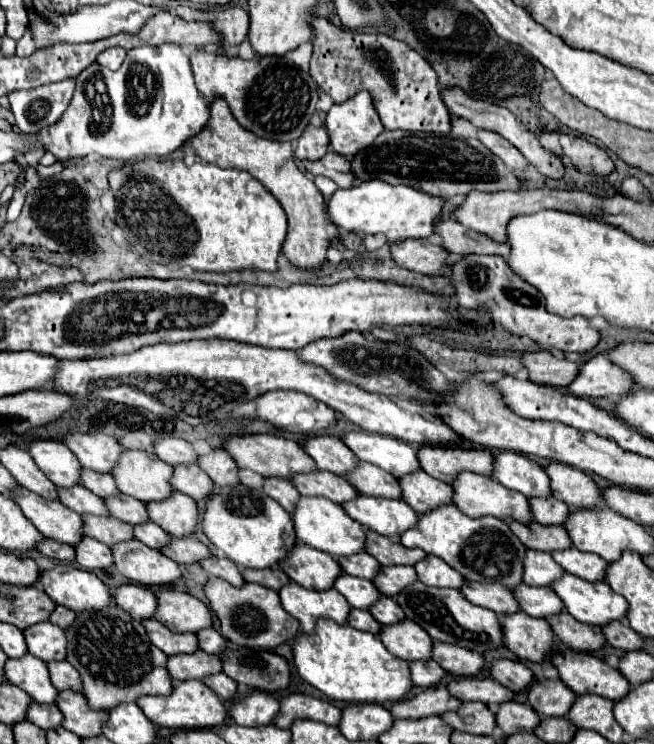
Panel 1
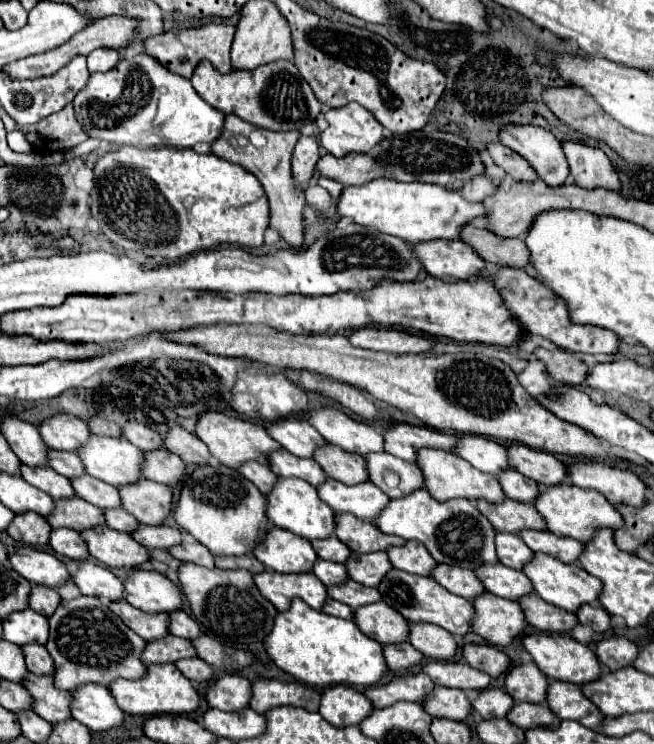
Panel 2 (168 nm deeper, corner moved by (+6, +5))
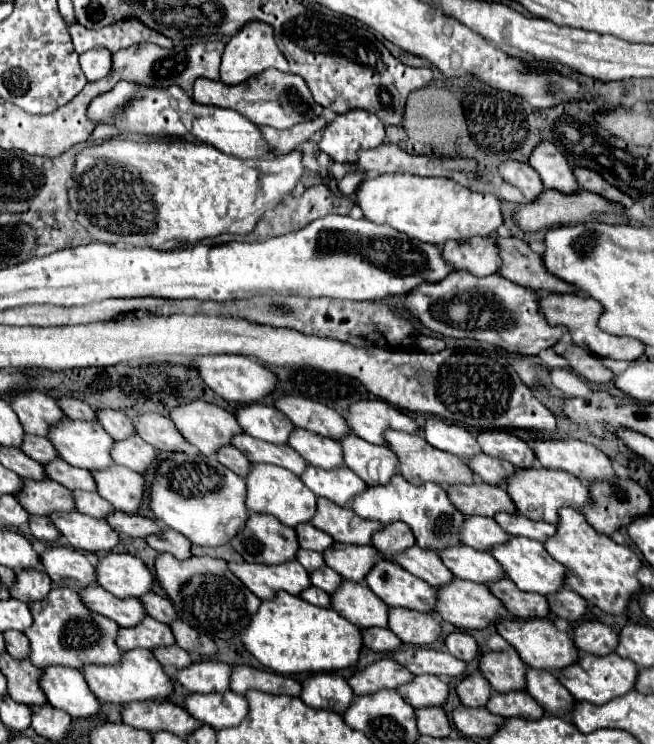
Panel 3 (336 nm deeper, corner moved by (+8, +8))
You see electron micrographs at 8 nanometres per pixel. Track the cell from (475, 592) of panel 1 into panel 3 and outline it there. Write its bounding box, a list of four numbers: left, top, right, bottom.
[393,544,453,588]

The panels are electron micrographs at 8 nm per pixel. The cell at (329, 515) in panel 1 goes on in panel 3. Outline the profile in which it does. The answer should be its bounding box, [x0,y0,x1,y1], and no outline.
[245,464,317,528]

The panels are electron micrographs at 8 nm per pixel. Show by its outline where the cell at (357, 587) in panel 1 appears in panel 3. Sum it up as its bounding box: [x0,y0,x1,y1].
[297,550,325,572]

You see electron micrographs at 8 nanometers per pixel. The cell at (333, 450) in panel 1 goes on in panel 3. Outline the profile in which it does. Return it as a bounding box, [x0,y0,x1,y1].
[233,402,295,444]

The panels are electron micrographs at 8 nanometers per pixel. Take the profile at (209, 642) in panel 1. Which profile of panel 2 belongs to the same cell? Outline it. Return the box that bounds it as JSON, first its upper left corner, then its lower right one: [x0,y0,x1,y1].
[169,611,201,641]

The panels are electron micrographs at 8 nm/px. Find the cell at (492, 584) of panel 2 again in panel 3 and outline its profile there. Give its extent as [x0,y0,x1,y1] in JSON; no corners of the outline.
[437,546,505,584]

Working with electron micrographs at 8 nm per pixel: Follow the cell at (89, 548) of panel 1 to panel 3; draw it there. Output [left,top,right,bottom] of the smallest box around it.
[29,516,61,540]

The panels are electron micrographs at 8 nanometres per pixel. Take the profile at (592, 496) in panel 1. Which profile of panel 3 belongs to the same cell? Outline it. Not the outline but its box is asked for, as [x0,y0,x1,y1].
[475,430,535,468]

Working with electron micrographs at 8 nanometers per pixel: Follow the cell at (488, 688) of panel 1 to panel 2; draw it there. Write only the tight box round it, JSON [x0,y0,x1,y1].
[423,661,491,691]

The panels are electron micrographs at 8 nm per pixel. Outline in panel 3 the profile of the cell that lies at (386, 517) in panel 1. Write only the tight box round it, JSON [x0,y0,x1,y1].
[299,466,367,506]

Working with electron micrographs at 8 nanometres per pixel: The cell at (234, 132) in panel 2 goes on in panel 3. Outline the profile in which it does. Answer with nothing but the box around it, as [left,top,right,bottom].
[261,116,329,158]

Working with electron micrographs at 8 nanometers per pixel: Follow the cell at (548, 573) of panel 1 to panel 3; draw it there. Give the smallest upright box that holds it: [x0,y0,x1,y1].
[461,516,507,552]

